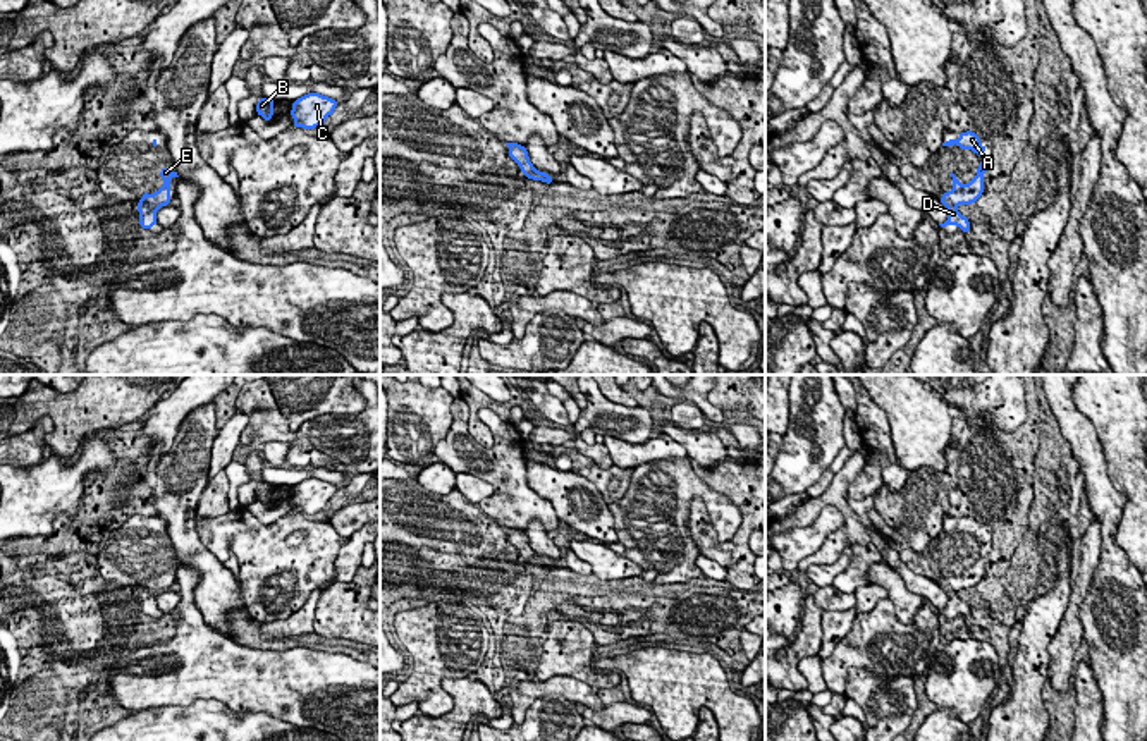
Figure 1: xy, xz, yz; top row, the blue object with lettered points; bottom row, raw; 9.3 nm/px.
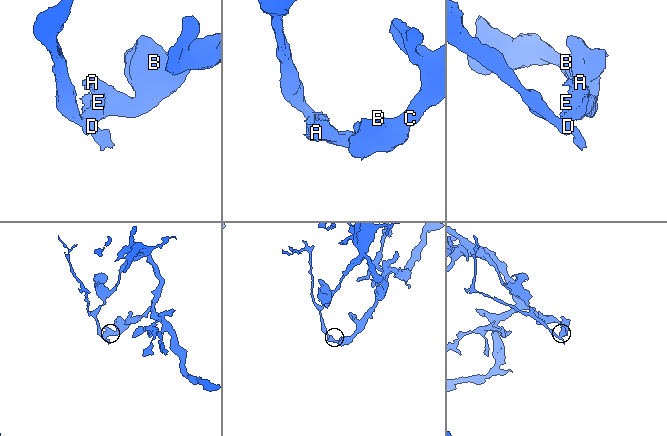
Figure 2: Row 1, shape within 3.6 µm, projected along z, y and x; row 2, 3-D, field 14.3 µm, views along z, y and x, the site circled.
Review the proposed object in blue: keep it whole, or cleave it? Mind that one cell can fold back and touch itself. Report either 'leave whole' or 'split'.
split

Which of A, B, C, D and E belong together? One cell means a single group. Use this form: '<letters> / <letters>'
A B C E / D

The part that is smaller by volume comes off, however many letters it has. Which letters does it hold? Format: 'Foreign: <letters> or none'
Foreign: D

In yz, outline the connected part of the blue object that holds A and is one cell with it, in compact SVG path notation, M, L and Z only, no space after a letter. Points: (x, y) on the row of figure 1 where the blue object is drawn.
M973 131L960 132L958 139L948 139L942 146L960 146L960 150L972 150L977 156L984 156L987 146L980 144L980 139Z

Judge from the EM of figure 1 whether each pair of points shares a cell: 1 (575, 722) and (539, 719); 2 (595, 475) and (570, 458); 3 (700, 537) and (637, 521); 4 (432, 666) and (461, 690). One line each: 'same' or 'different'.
1: same
2: different
3: different
4: different

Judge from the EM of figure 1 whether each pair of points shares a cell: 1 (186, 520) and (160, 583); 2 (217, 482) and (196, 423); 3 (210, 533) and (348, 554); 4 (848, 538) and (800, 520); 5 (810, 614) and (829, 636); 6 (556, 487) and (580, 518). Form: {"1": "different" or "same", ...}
{"1": "different", "2": "different", "3": "different", "4": "same", "5": "different", "6": "same"}

